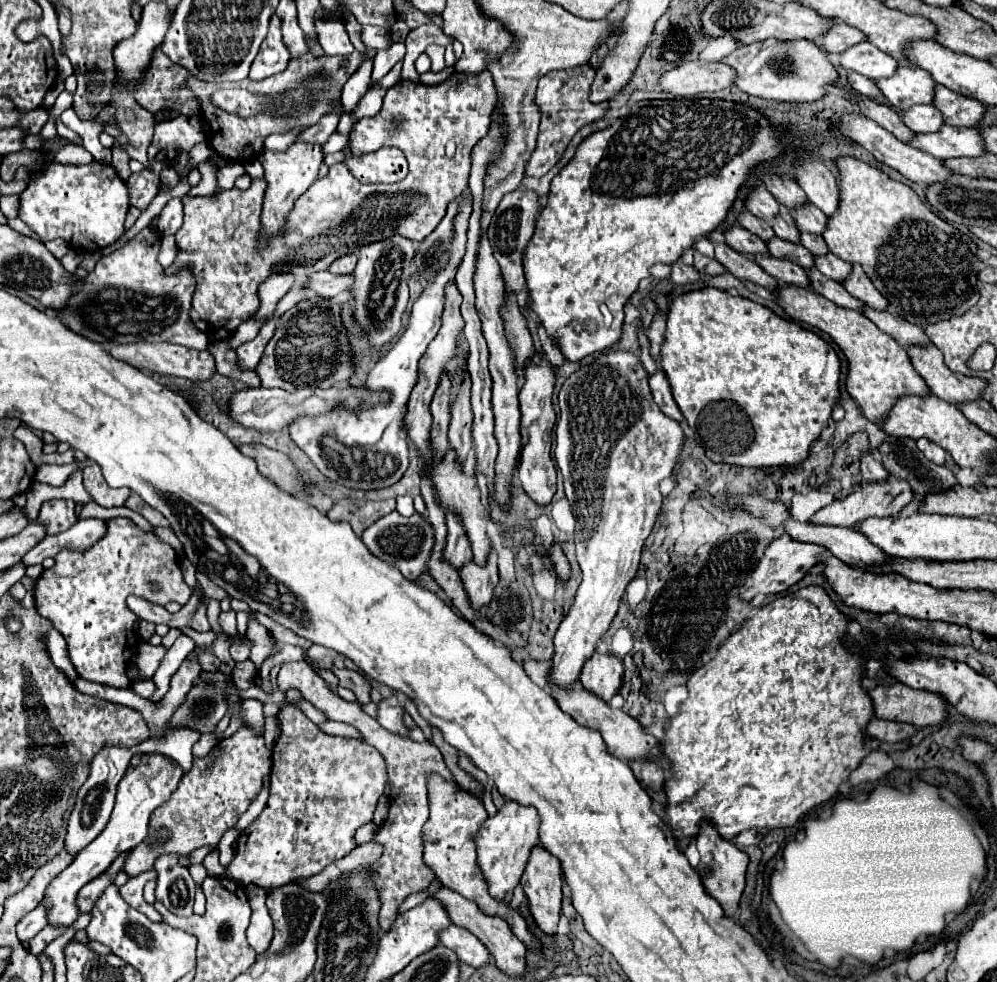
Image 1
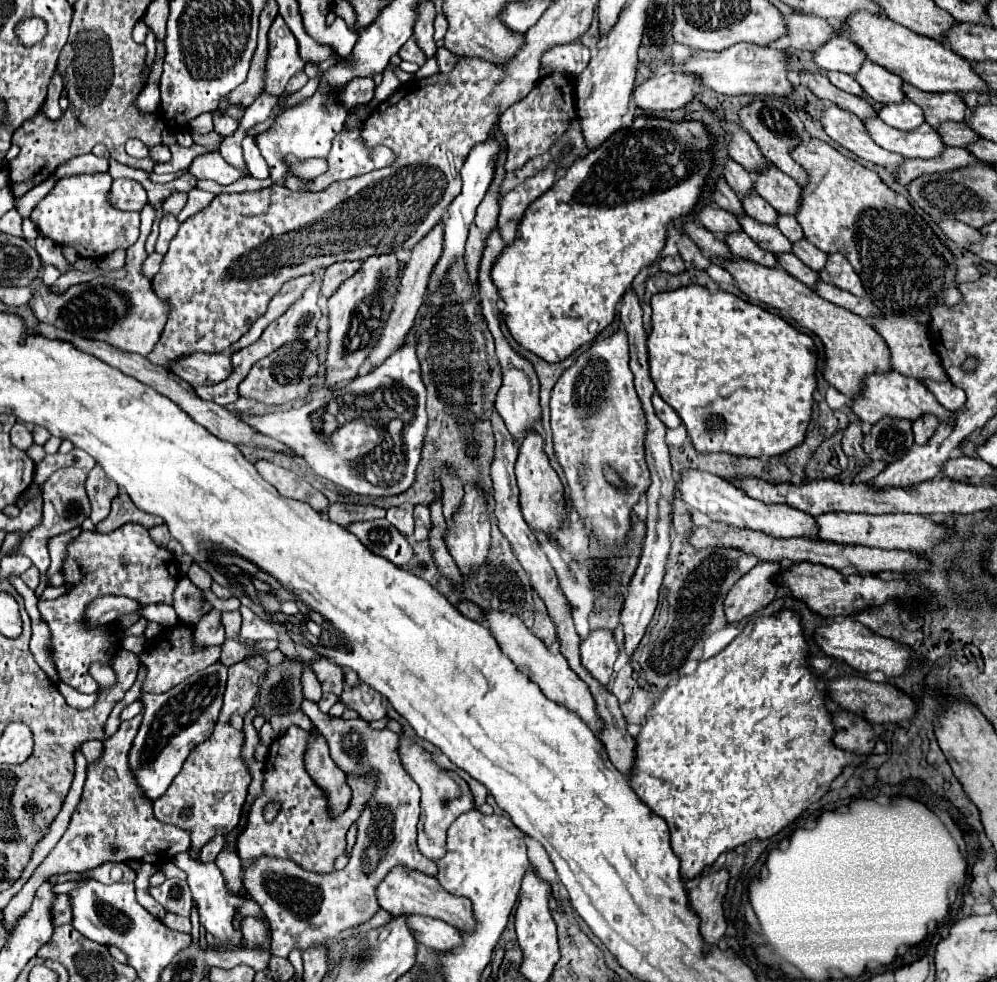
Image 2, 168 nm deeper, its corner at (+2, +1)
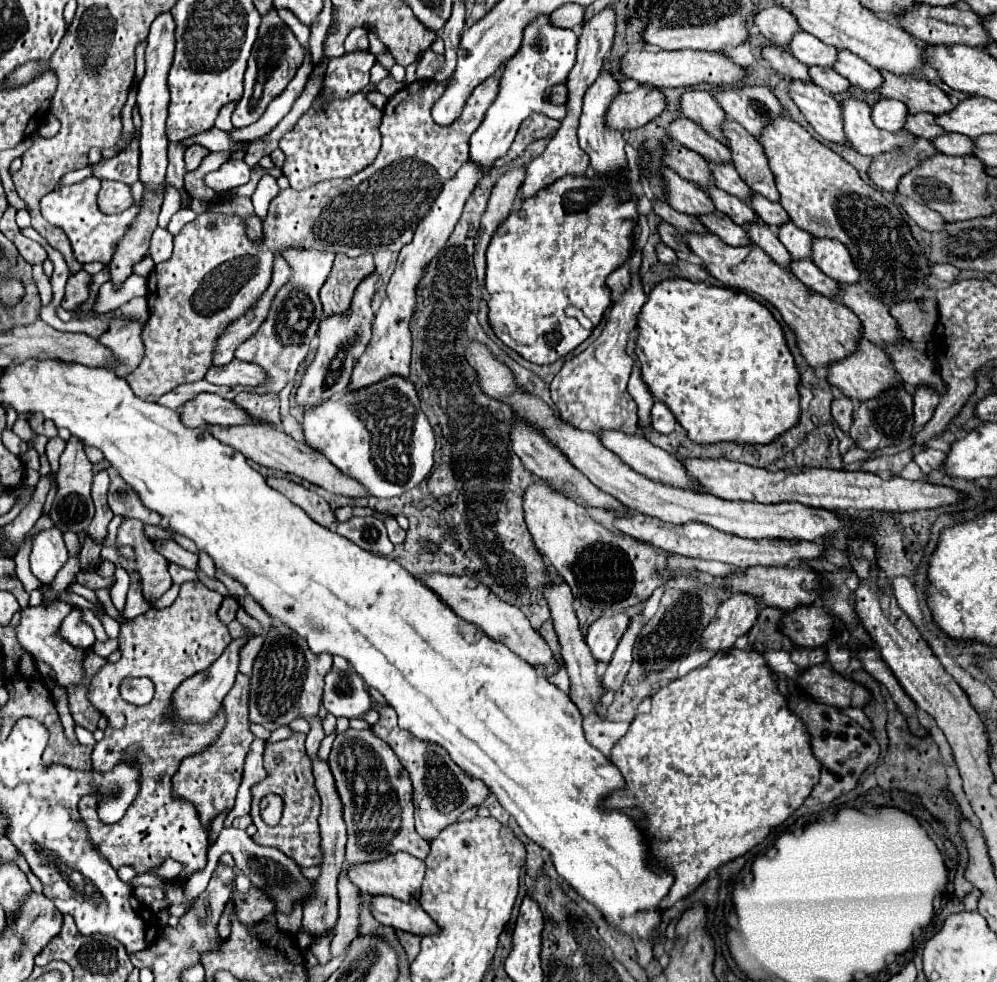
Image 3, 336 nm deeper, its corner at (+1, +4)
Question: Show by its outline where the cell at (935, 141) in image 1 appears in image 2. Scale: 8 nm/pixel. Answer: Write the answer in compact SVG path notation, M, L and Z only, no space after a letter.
M871 118L865 122L871 138L891 152L903 154L905 158L933 158L943 152L945 142L937 136L937 128L929 124L921 124L921 128L901 132L897 128L885 126L879 118Z

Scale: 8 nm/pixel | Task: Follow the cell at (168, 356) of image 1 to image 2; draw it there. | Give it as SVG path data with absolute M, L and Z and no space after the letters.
M193 352L193 356L185 356L185 360L177 360L171 372L193 388L209 386L225 380L231 372L231 356L225 352L217 352L213 356L205 356L205 352Z

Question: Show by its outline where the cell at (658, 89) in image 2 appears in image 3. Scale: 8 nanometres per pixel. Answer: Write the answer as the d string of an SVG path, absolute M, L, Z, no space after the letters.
M636 87L632 93L618 93L606 111L606 127L614 131L632 131L662 113L666 99L658 89Z

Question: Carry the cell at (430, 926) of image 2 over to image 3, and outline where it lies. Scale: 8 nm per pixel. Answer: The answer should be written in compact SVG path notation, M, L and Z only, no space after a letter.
M372 895L370 897L370 913L382 925L390 925L394 929L402 929L414 935L432 935L438 933L434 921L426 915L426 911L416 903L404 903L390 895Z

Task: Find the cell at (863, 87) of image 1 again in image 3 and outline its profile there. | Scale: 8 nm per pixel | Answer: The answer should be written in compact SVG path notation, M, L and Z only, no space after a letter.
M812 65L812 67L808 67L808 73L810 73L810 81L814 85L818 85L830 93L844 93L850 87L850 83L842 75L838 75L834 69Z

